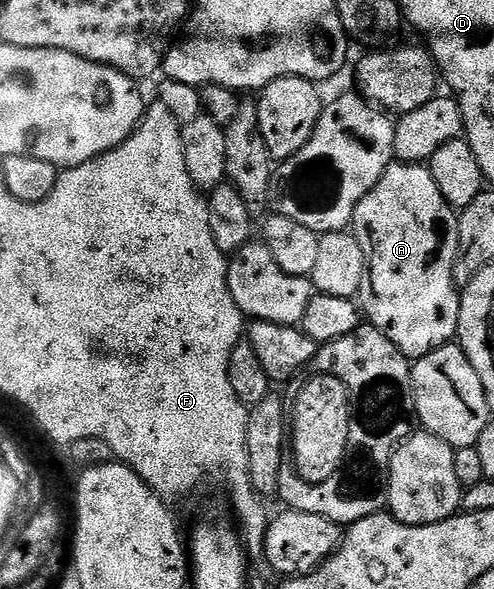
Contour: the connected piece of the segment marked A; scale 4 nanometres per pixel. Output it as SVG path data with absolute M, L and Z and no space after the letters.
M391 162L380 182L356 206L352 231L366 259L366 278L357 295L361 315L411 361L451 343L458 335L462 305L459 289L452 278L458 245L458 218L455 209L440 194L429 167Z

